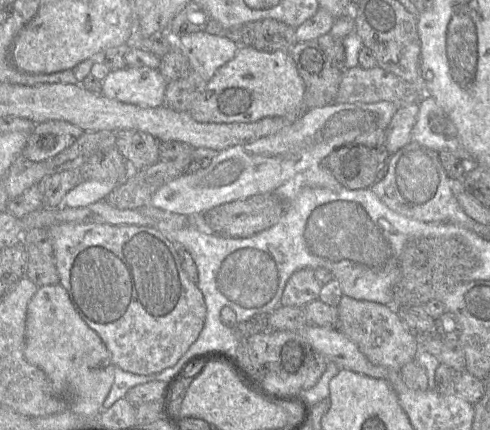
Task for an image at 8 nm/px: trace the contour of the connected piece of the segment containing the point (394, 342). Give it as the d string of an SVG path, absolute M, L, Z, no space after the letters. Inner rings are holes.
M343 295L336 307L336 329L354 342L372 364L399 370L405 364L416 360L419 343L406 329L391 305L355 300Z

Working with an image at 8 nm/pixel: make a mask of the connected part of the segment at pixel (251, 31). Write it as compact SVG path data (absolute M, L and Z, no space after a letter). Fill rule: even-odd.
M267 18L242 26L240 46L253 47L259 51L291 51L298 43L296 28L276 19Z

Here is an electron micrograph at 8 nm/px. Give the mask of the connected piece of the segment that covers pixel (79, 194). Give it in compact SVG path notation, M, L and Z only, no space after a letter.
M81 180L63 199L63 206L78 208L104 200L119 183Z

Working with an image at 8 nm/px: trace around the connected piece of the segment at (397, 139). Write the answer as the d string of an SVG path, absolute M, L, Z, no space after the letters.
M411 103L403 104L394 114L386 129L386 148L390 155L412 141L412 129L418 113L418 103Z

